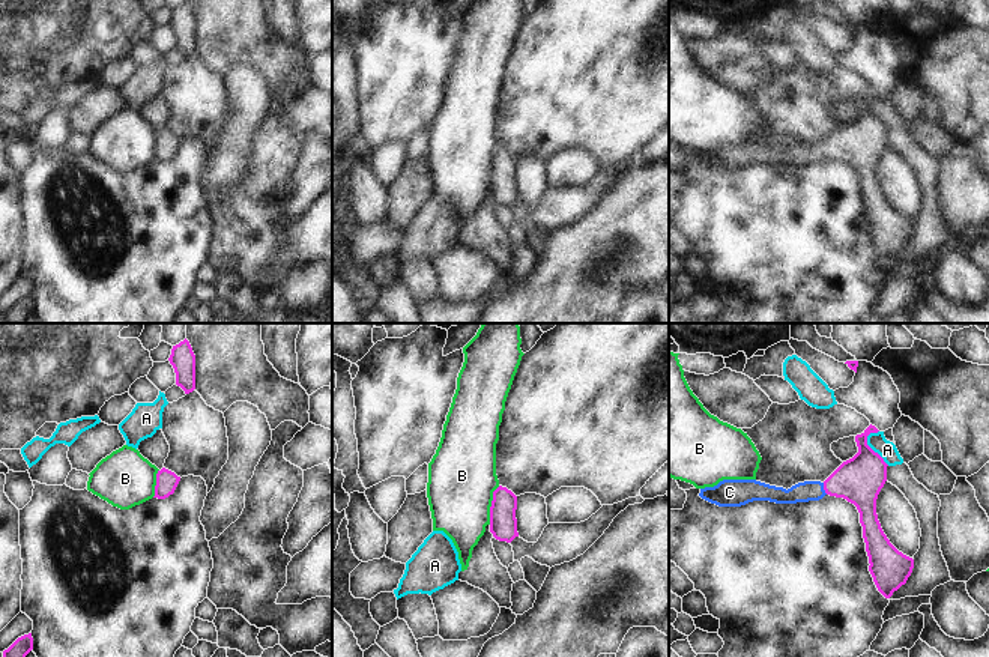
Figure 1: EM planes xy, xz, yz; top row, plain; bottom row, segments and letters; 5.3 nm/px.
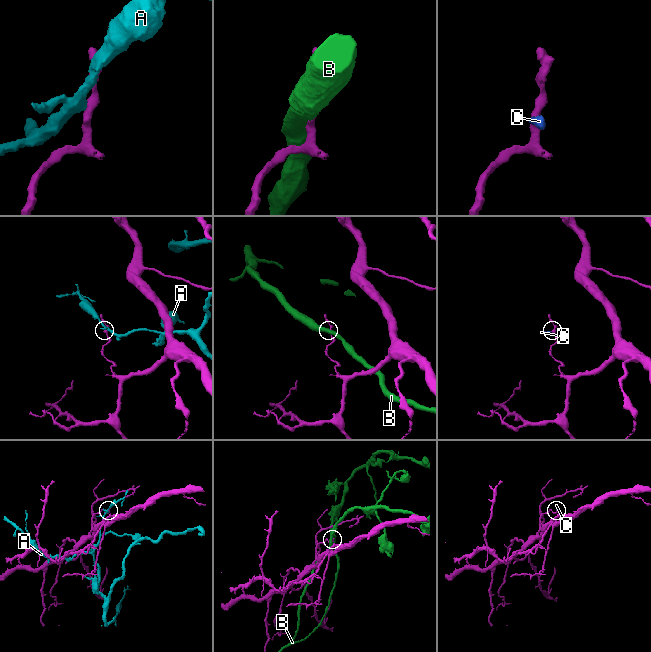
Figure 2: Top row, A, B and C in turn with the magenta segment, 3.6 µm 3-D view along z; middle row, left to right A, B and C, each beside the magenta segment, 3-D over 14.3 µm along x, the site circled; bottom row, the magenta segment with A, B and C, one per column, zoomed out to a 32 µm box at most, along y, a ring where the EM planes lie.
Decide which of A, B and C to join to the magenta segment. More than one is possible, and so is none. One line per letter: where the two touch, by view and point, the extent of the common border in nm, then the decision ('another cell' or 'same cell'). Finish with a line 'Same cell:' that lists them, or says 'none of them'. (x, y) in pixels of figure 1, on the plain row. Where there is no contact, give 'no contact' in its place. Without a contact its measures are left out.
A: contact yz (871, 112); length 200 nm; another cell
B: contact xz (492, 169); length 220 nm; another cell
C: contact yz (824, 152); length 70 nm; same cell
Same cell: C

